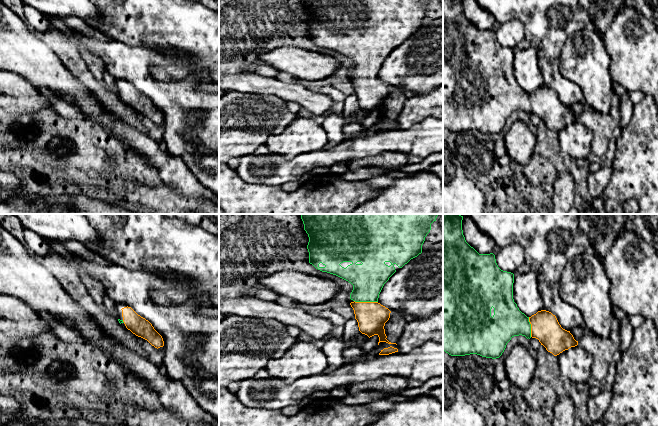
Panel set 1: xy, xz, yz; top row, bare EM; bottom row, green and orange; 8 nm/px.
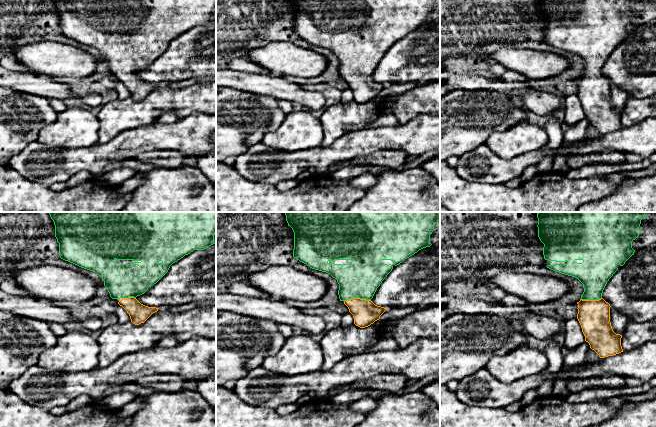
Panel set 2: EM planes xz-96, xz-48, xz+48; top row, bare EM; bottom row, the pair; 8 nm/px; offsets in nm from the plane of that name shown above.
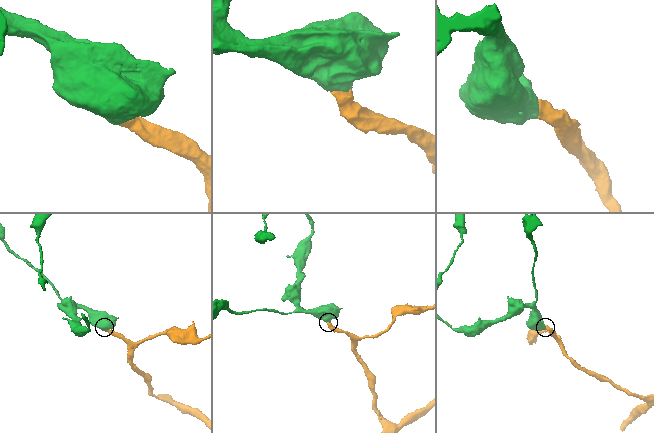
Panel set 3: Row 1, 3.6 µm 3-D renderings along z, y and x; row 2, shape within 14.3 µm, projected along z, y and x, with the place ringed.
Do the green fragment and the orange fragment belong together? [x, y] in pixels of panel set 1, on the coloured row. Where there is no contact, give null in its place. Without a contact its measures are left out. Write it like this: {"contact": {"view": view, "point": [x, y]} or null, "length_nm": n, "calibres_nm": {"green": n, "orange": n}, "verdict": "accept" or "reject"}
{"contact": {"view": "xz", "point": [366, 301]}, "length_nm": 190, "calibres_nm": {"green": 260, "orange": 240}, "verdict": "accept"}

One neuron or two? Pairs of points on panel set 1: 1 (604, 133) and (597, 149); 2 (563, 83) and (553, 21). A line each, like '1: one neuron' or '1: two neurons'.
1: one neuron
2: one neuron

